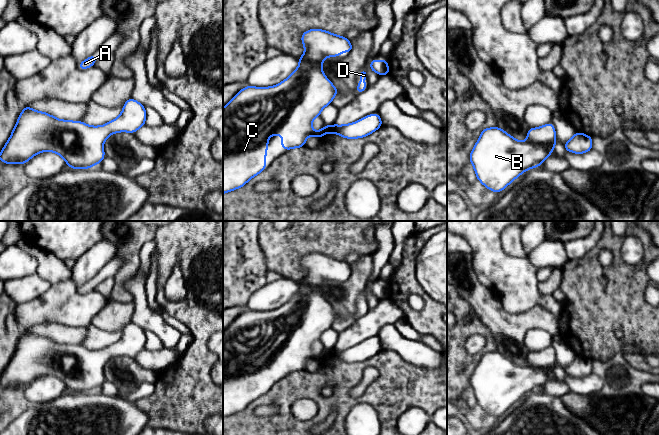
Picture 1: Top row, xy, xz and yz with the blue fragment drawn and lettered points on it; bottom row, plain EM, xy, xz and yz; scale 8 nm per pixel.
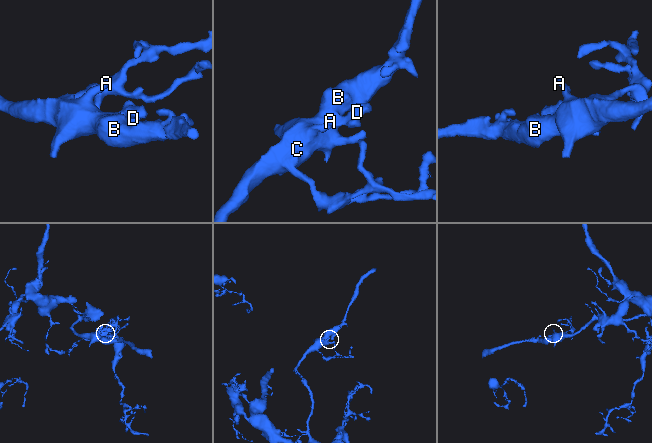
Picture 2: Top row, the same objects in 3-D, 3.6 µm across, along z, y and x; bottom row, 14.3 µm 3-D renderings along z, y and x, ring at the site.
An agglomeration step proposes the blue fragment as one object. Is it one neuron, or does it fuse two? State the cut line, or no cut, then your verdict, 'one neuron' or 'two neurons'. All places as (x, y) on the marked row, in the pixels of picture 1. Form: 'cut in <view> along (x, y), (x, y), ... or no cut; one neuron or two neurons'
no cut; one neuron

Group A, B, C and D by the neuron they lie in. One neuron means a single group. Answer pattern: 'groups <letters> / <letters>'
groups A B C D

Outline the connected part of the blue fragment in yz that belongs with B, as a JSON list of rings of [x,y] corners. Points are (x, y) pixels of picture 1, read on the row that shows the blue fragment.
[[[552,122],[529,128],[527,140],[514,139],[499,127],[483,129],[470,153],[477,180],[488,190],[500,192],[530,168],[539,167],[556,144]]]

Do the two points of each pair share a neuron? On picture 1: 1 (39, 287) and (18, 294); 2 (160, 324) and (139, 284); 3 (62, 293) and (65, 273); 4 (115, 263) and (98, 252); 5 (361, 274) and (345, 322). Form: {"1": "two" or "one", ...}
{"1": "one", "2": "one", "3": "two", "4": "two", "5": "one"}

